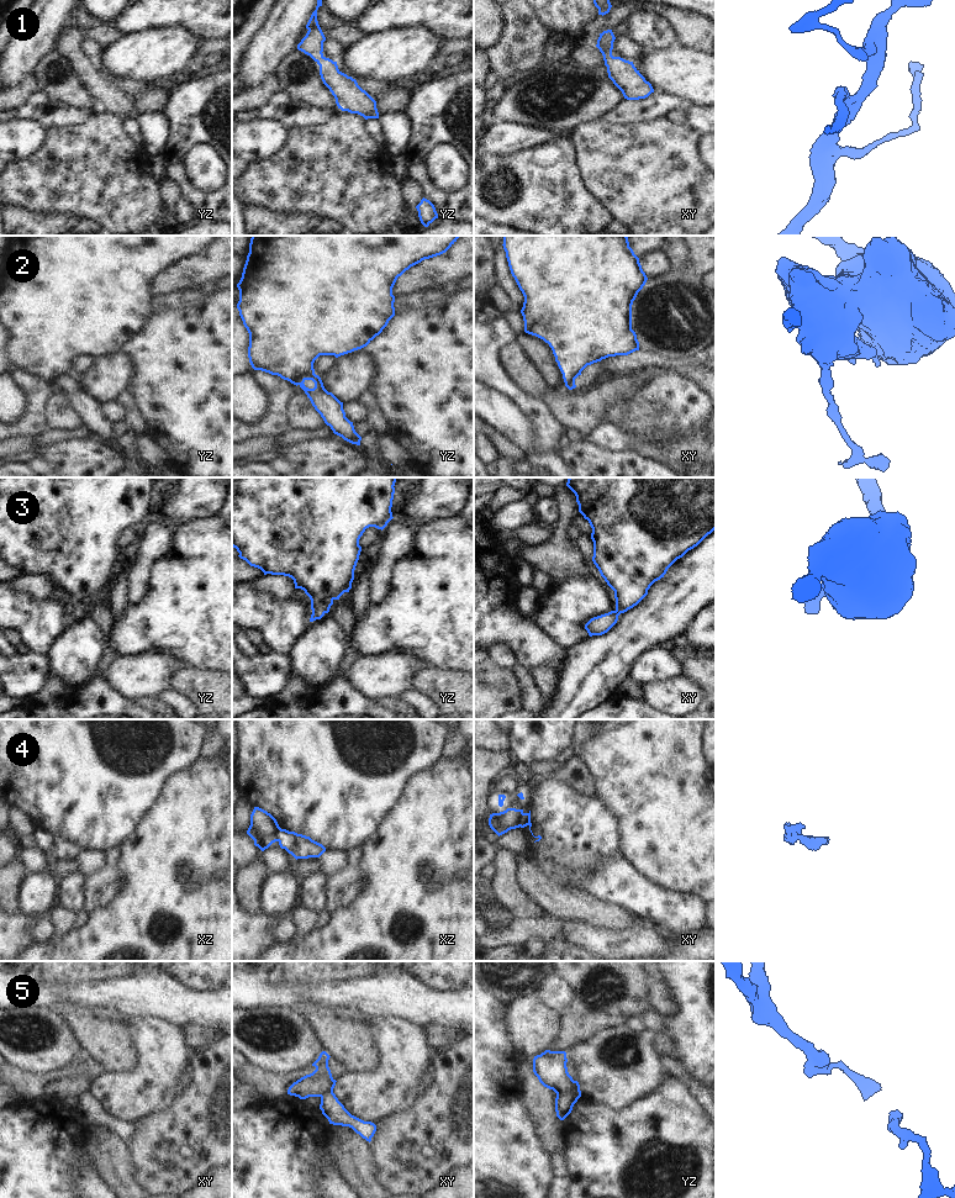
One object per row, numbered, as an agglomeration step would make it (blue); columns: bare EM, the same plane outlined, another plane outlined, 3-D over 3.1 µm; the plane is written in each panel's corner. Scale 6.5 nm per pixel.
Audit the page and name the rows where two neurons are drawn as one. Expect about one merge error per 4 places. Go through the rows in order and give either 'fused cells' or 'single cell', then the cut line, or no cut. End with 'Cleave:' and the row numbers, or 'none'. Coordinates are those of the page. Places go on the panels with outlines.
1: single cell; no cut
2: fused cells; cut in yz along (314, 373), (307, 373), (299, 384)
3: single cell; no cut
4: fused cells; cut in xy along (523, 813), (518, 826)
5: fused cells; cut in yz along (579, 1088), (557, 1094)
Cleave: 2, 4, 5

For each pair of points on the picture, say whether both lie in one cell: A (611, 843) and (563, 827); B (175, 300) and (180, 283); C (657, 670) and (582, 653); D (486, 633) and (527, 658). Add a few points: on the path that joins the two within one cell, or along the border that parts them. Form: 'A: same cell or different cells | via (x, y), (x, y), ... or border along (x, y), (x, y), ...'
A: same cell | via (599, 838), (575, 829)
B: different cells | border along (205, 281), (198, 288), (153, 299)
C: different cells | border along (655, 647), (644, 650), (634, 660), (628, 674)
D: same cell | via (497, 633), (505, 633), (518, 647)

